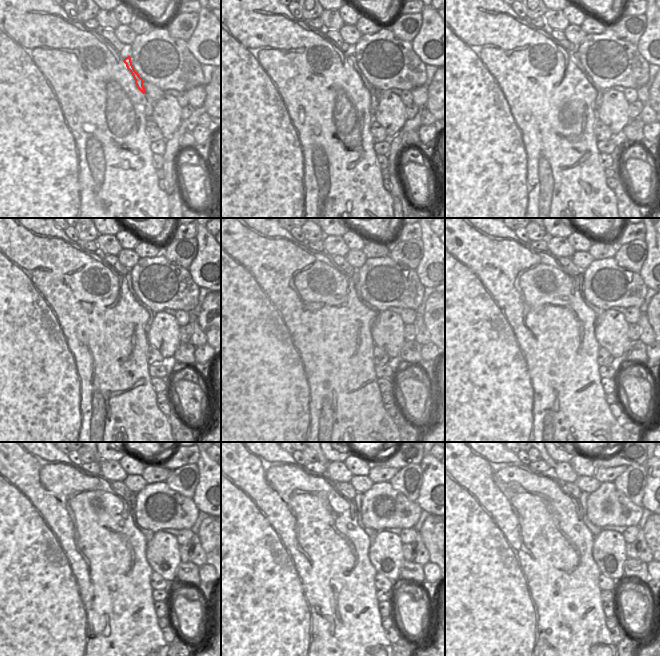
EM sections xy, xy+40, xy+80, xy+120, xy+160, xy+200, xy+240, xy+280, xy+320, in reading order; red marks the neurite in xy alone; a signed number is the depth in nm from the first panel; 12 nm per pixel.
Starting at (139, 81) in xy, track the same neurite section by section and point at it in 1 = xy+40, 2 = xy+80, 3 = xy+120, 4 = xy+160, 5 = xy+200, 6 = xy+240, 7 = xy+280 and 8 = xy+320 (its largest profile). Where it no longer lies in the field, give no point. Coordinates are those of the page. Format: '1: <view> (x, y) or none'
1: xy+40 (374, 101)
2: xy+80 (598, 100)
3: xy+120 (148, 324)
4: xy+160 (355, 276)
5: xy+200 (598, 312)
6: xy+240 (148, 534)
7: xy+280 (372, 533)
8: xy+320 (595, 530)

